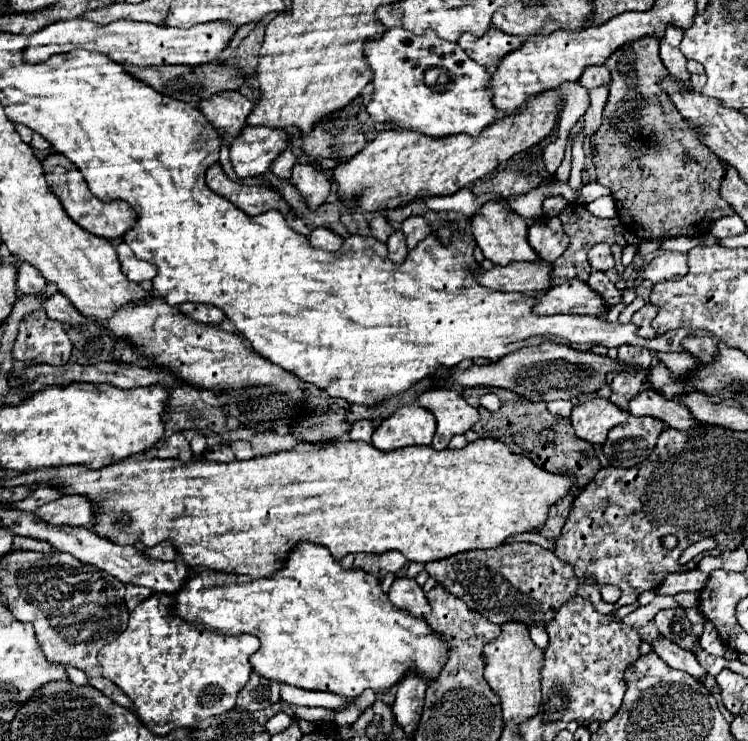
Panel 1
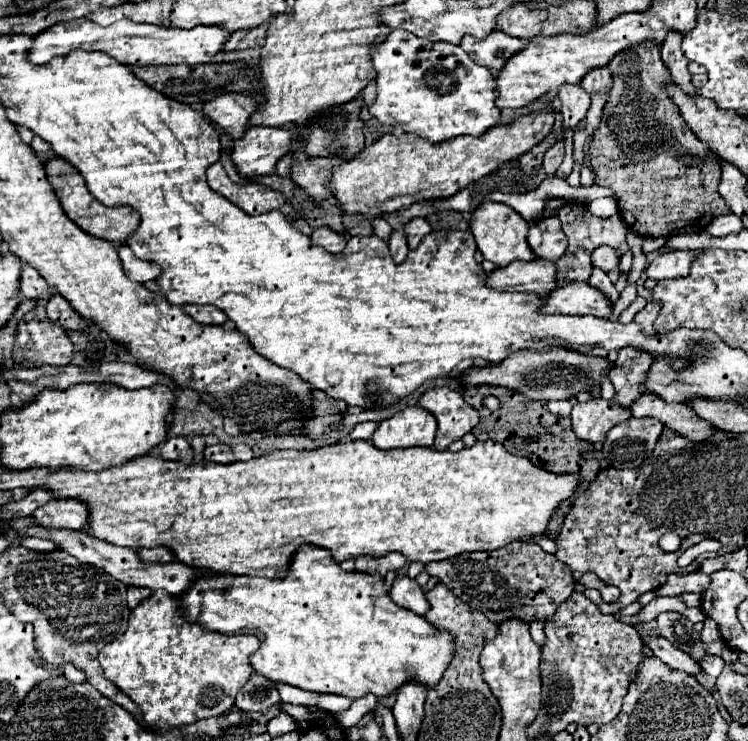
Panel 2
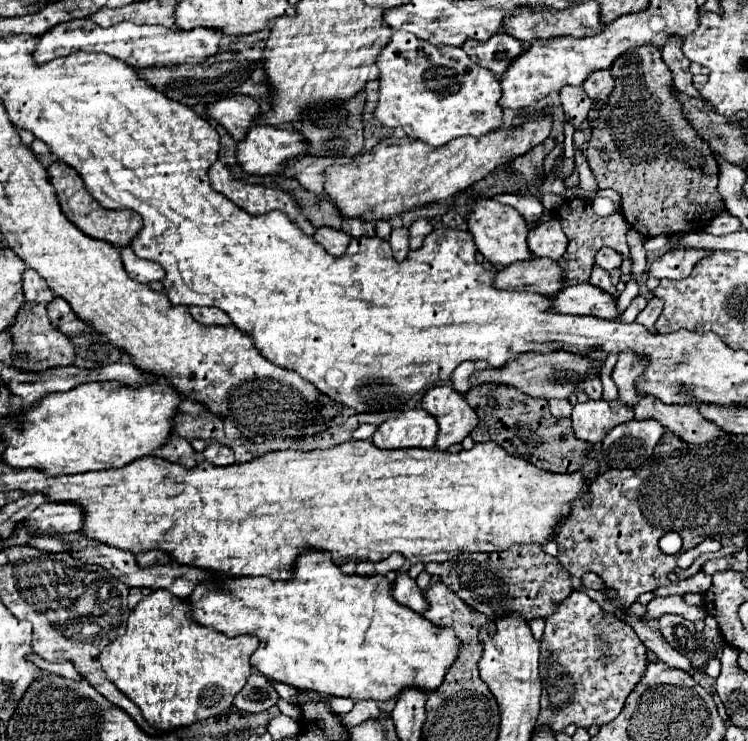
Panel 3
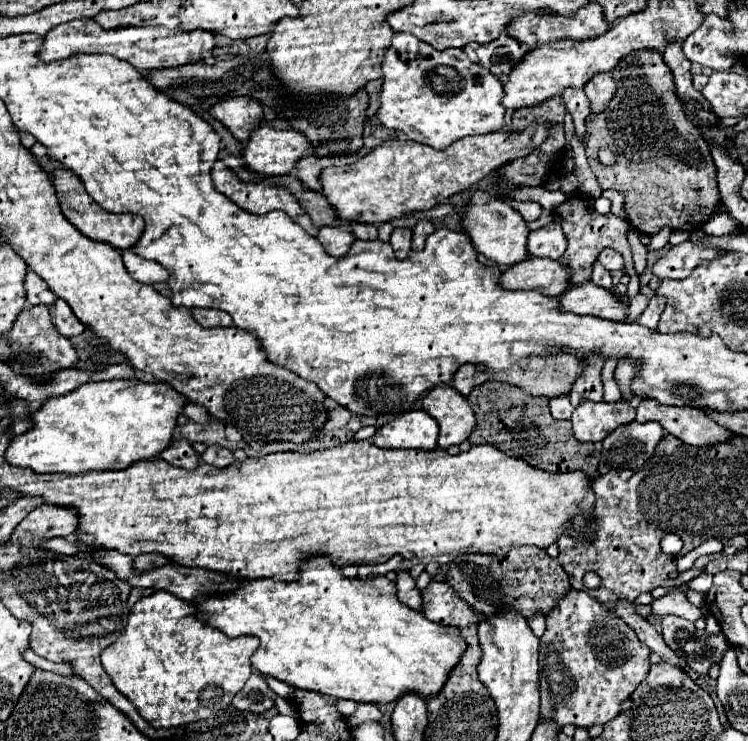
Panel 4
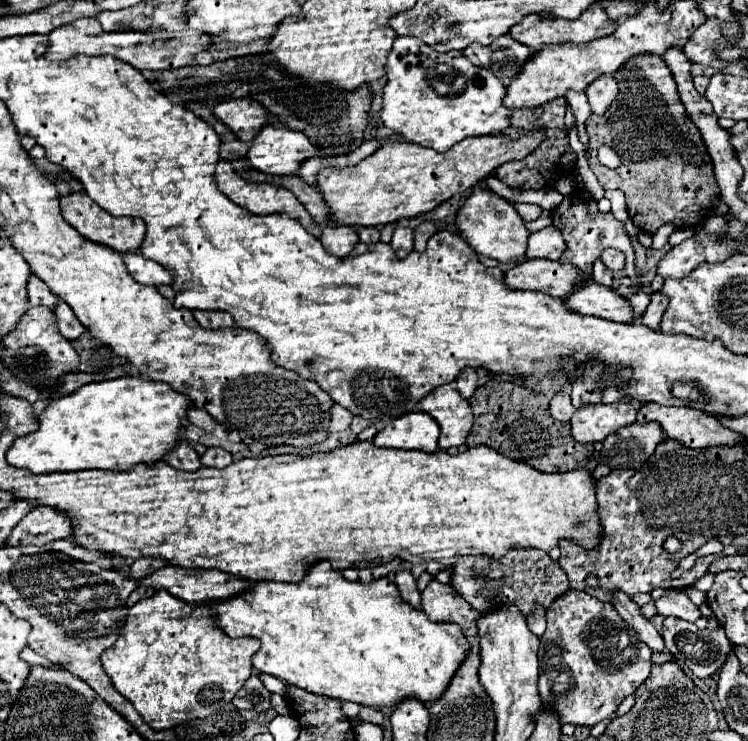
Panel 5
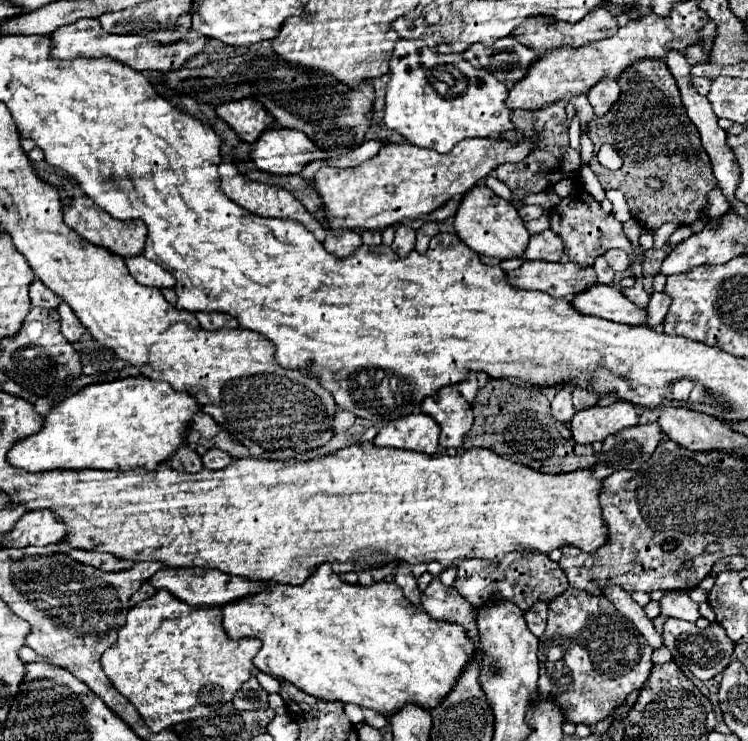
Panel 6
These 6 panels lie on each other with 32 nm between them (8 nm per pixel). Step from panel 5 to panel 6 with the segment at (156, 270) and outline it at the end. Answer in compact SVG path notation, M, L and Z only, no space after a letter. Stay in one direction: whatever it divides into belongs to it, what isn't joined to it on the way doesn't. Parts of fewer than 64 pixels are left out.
M144 256L126 258L126 266L128 266L130 274L142 286L154 286L154 288L174 288L176 286L176 280L172 274L168 274L162 266L158 266L156 262L152 262Z

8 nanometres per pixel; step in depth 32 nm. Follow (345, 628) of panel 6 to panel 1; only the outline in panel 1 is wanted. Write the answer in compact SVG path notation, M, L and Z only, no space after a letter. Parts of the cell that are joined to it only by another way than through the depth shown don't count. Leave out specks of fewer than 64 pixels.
M300 542L290 552L278 576L232 576L232 580L236 580L236 584L204 588L200 576L190 576L184 588L174 596L174 612L200 630L230 636L254 634L260 640L260 648L249 661L254 672L268 680L298 686L302 690L332 692L346 698L356 698L366 688L372 688L376 694L386 692L408 672L420 674L432 682L440 676L444 662L448 660L448 642L444 636L434 632L426 620L396 608L388 600L388 594L382 590L378 576L360 572L358 568L344 570L324 546Z

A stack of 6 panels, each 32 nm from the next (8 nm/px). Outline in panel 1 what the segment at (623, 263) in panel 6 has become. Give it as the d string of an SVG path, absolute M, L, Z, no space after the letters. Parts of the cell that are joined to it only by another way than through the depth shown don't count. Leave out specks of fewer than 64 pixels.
M596 244L596 246L588 252L588 258L590 258L592 268L602 270L602 272L606 272L606 270L610 270L610 268L616 266L616 260L614 260L612 250L610 250L608 244Z

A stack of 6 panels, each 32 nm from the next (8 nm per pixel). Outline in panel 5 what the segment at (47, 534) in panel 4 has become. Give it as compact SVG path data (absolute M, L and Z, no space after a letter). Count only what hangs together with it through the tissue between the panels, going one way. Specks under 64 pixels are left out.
M44 506L30 510L10 532L6 538L6 546L44 546L48 542L68 538L72 532L72 526L68 522L68 516L58 514L56 510Z

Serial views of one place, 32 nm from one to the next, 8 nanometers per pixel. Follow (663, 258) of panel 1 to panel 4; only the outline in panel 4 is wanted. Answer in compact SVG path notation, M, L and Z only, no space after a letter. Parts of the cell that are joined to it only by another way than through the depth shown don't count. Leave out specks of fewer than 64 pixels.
M690 240L672 246L652 268L654 276L658 278L686 278L692 268L696 268L704 260L714 260L716 256L724 254L726 250L704 246L704 244L692 244Z

